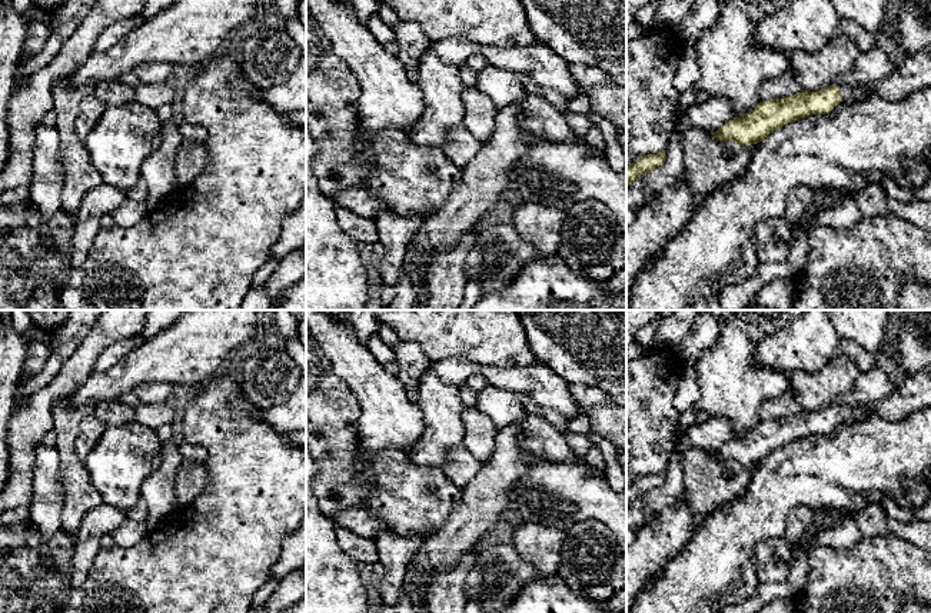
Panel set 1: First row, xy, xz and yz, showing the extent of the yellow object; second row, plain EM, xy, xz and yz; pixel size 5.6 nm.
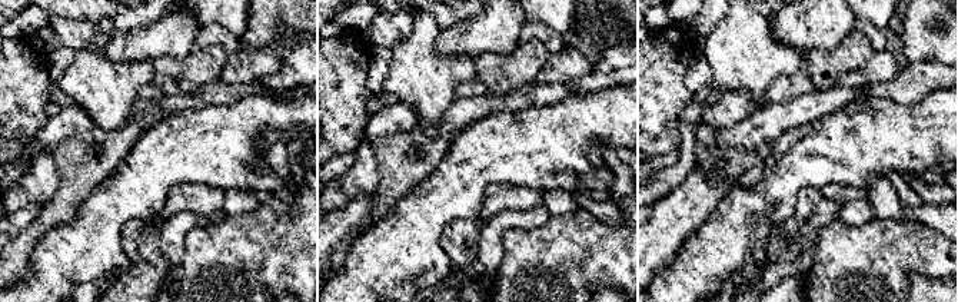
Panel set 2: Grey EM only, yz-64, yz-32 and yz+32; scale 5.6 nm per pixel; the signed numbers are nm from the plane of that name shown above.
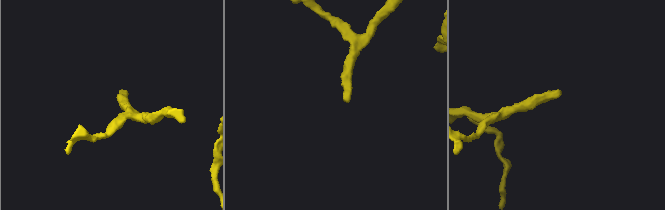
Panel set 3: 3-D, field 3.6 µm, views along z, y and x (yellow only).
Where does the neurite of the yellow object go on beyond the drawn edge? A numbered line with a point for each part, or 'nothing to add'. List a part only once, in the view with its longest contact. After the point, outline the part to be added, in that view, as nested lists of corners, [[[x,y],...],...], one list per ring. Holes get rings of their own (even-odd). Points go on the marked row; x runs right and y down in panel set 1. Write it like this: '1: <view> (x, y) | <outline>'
1: yz (857, 93) | [[[839,86],[839,90],[844,103],[861,101],[871,96],[865,86]]]

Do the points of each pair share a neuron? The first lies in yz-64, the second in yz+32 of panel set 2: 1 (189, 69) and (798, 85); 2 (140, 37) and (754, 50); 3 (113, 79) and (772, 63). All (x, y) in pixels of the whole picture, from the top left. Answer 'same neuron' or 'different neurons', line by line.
1: different neurons
2: different neurons
3: same neuron

